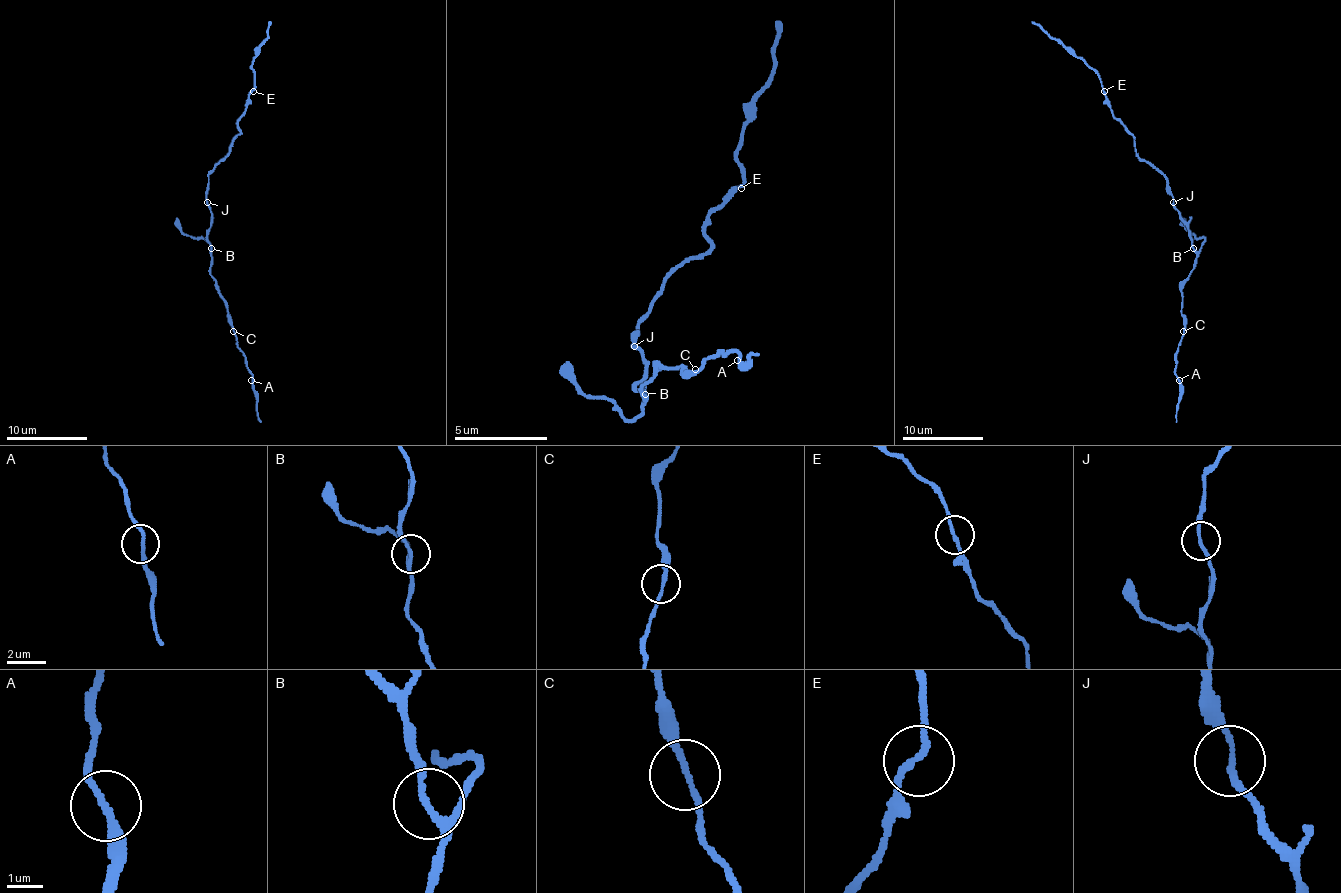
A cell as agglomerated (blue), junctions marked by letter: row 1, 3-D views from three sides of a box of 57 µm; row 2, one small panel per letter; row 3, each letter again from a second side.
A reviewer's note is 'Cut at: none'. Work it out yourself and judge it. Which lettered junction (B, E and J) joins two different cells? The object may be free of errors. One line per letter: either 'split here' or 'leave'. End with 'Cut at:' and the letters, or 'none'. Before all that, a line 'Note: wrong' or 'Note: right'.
Note: wrong
B: split here
E: leave
J: leave
Cut at: B

